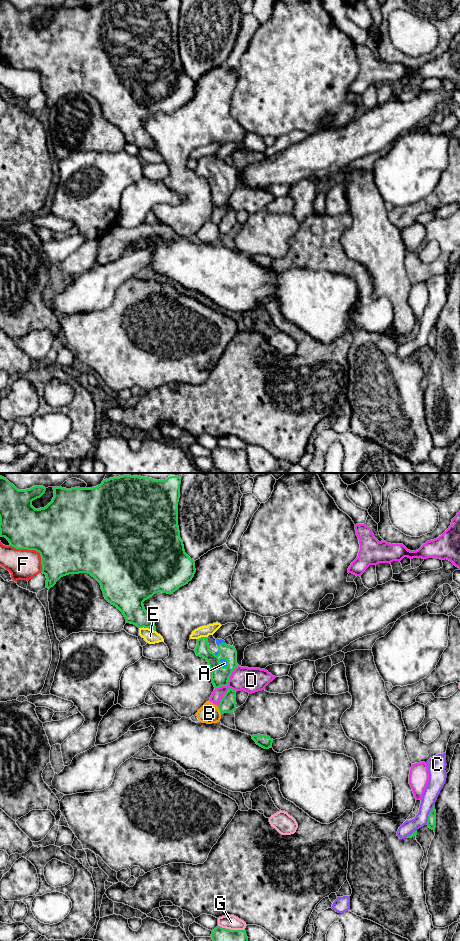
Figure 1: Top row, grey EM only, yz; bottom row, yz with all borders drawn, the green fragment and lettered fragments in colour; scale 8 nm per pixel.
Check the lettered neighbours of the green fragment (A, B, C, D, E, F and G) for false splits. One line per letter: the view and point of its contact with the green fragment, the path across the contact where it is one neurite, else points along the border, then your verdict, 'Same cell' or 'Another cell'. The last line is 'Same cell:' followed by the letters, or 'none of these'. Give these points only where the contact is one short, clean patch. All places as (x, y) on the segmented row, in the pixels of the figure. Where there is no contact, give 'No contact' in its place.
A: Touches green at yz (220, 663). Same cell
B: Touches green at yz (219, 710). Another cell
C: Touches green at yz (429, 814). Another cell
D: Touches green at yz (228, 680). Another cell
E: Touches green at yz (147, 627). Another cell
F: Touches green at yz (35, 550). Another cell
G: Touches green at yz (231, 930). Another cell
Same cell: A

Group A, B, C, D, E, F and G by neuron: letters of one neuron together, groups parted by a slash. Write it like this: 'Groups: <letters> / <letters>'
Groups: A / B / C / D / E / F / G

